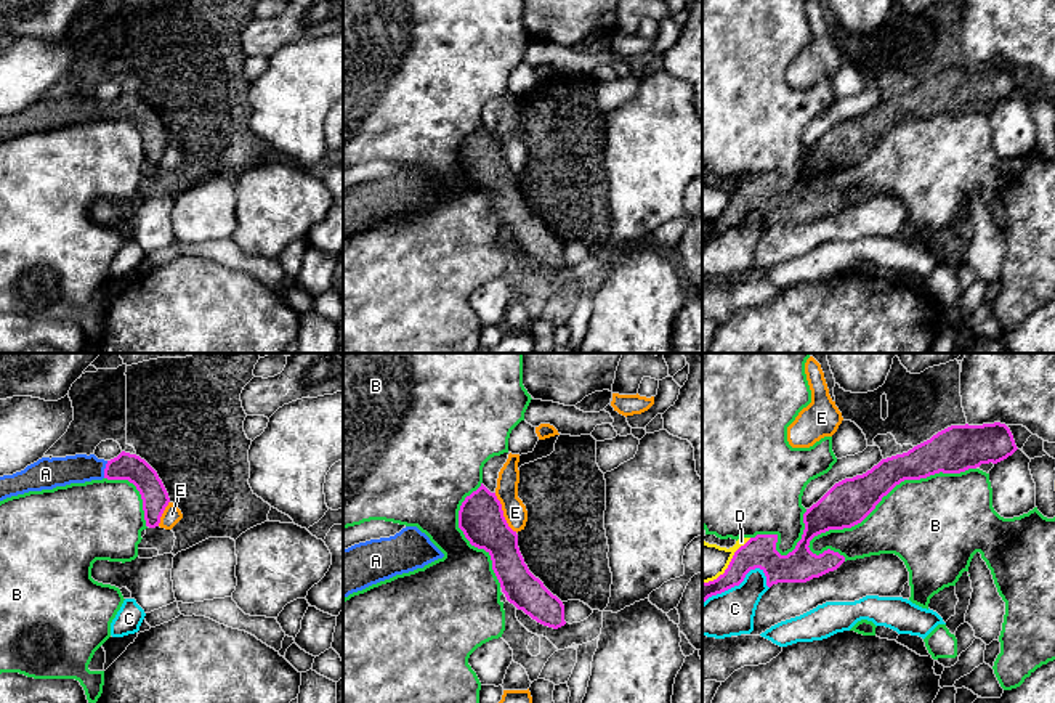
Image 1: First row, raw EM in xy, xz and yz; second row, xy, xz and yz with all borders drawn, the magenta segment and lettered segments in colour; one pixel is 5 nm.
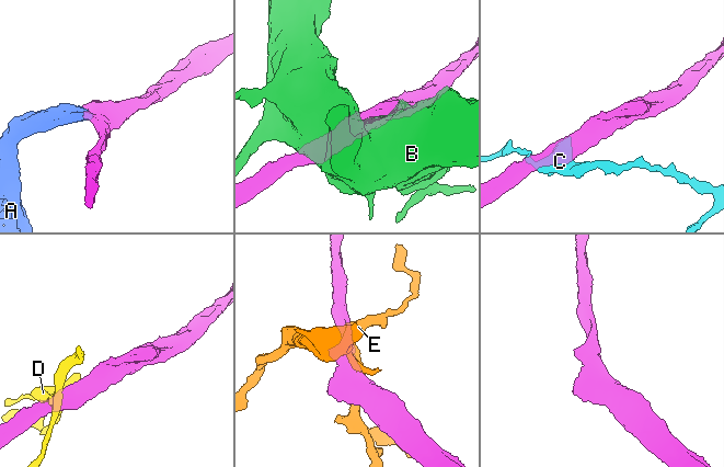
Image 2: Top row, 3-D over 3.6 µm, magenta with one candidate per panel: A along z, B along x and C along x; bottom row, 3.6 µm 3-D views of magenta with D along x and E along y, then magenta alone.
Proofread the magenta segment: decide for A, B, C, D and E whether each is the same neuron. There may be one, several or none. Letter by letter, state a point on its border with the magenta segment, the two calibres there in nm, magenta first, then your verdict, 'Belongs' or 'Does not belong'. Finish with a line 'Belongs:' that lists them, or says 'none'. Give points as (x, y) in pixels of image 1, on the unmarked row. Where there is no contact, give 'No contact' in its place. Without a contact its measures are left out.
A: Touches magenta at xy (105, 109). Thickness 140 nm (magenta) against 140 nm. Belongs
B: Touches magenta at yz (889, 132). Thickness 220 nm (magenta) against 440 nm. Does not belong
C: Touches magenta at yz (735, 225). Thickness 160 nm (magenta) against 220 nm. Does not belong
D: Touches magenta at yz (728, 206). Thickness 160 nm (magenta) against 200 nm. Does not belong
E: Touches magenta at xz (502, 154). Thickness 220 nm (magenta) against 120 nm. Does not belong
Belongs: A

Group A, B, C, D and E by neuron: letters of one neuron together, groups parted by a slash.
A / B / C / D / E

